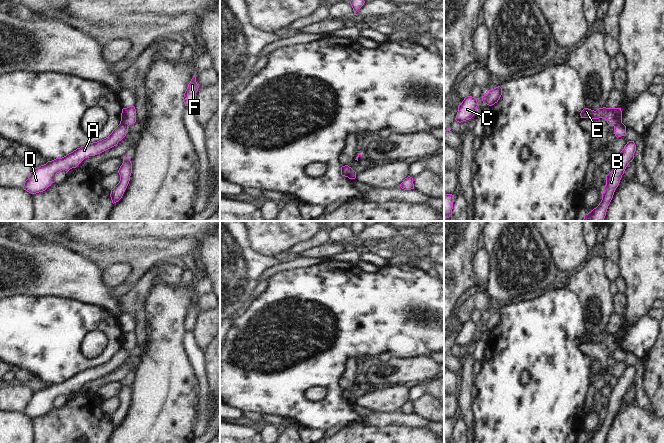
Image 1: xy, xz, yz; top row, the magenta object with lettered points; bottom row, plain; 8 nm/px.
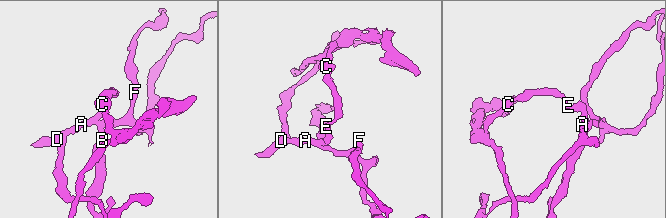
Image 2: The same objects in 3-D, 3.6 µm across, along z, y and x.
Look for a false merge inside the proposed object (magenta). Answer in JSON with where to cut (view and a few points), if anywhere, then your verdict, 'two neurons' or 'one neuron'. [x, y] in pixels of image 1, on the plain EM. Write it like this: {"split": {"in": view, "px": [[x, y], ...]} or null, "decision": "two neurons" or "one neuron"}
{"split": {"in": "xy", "px": [[120, 346], [127, 350]]}, "decision": "two neurons"}

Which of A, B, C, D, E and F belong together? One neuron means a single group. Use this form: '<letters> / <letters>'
A B D F / C E

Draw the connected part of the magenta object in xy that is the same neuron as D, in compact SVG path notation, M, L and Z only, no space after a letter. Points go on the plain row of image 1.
M120 347L108 361L81 370L62 382L56 382L34 392L25 405L23 413L31 418L45 415L56 405L57 397L62 394L68 396L70 393L76 392L85 382L95 380L116 370L127 357L128 350Z

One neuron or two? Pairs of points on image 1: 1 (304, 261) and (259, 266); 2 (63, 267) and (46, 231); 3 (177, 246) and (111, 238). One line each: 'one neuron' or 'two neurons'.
1: two neurons
2: two neurons
3: two neurons

